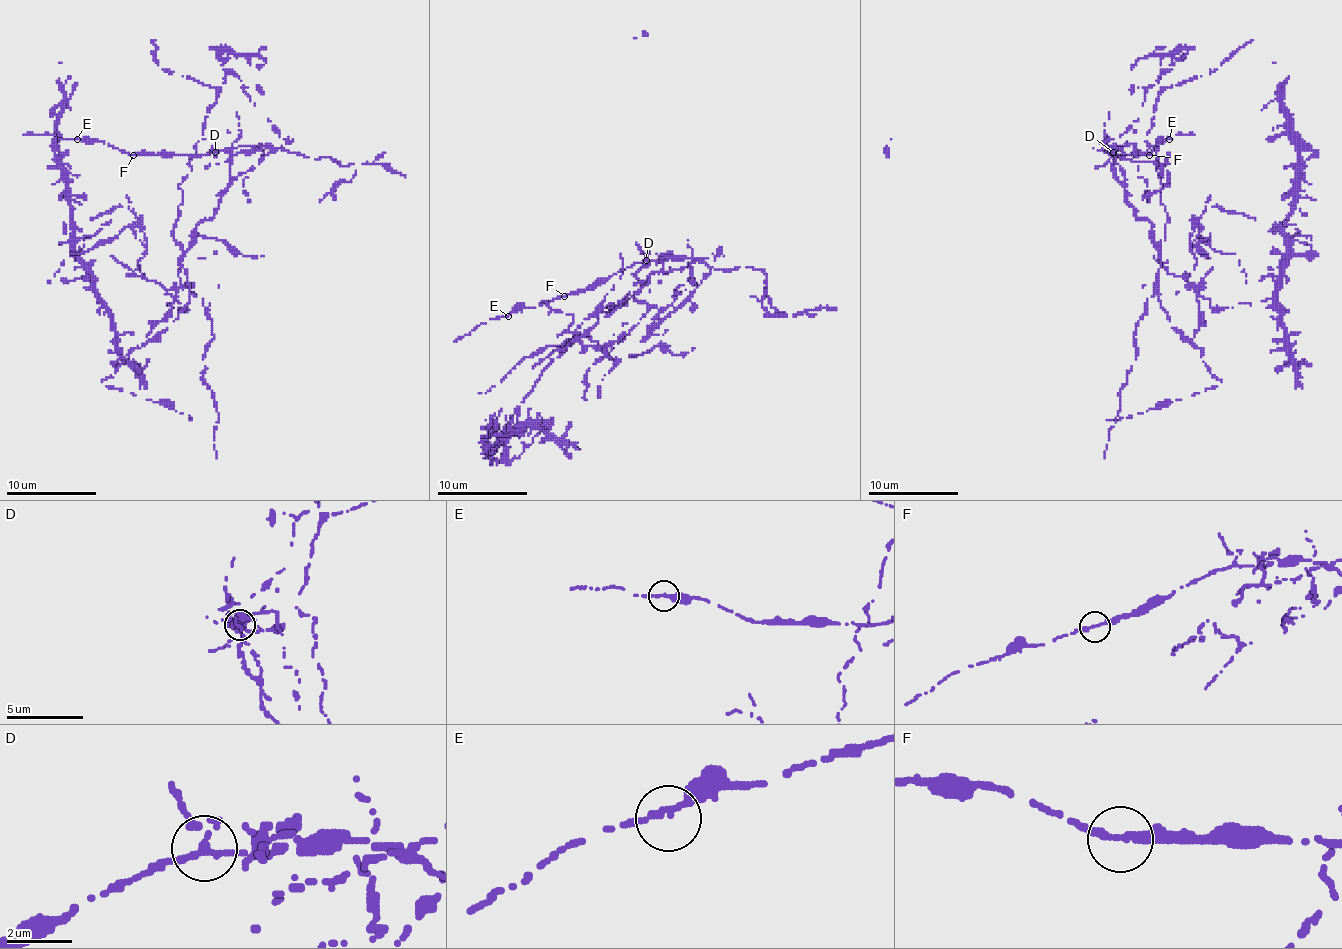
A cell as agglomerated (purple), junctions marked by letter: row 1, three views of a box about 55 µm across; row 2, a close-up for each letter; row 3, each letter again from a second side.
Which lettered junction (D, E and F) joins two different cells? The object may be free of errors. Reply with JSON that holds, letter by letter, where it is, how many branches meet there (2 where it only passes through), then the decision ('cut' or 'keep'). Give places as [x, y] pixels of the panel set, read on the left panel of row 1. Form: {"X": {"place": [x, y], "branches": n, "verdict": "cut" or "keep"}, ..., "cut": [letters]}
{"D": {"place": [215, 152], "branches": 2, "verdict": "cut"}, "E": {"place": [77, 139], "branches": 2, "verdict": "keep"}, "F": {"place": [133, 155], "branches": 2, "verdict": "keep"}, "cut": ["D"]}

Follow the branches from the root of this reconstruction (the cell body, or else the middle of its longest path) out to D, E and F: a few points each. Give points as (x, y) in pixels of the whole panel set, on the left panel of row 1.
D: (149, 339), (189, 301), (180, 256), (232, 182), (230, 155), (214, 152)
E: (149, 339), (189, 301), (180, 256), (232, 182), (230, 155), (129, 155), (77, 139)
F: (149, 339), (189, 301), (180, 256), (192, 231), (214, 215), (232, 177), (225, 150), (133, 155)

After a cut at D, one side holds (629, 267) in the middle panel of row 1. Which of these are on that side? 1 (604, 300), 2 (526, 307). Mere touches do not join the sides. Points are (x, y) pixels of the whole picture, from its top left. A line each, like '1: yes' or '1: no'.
1: no
2: yes

